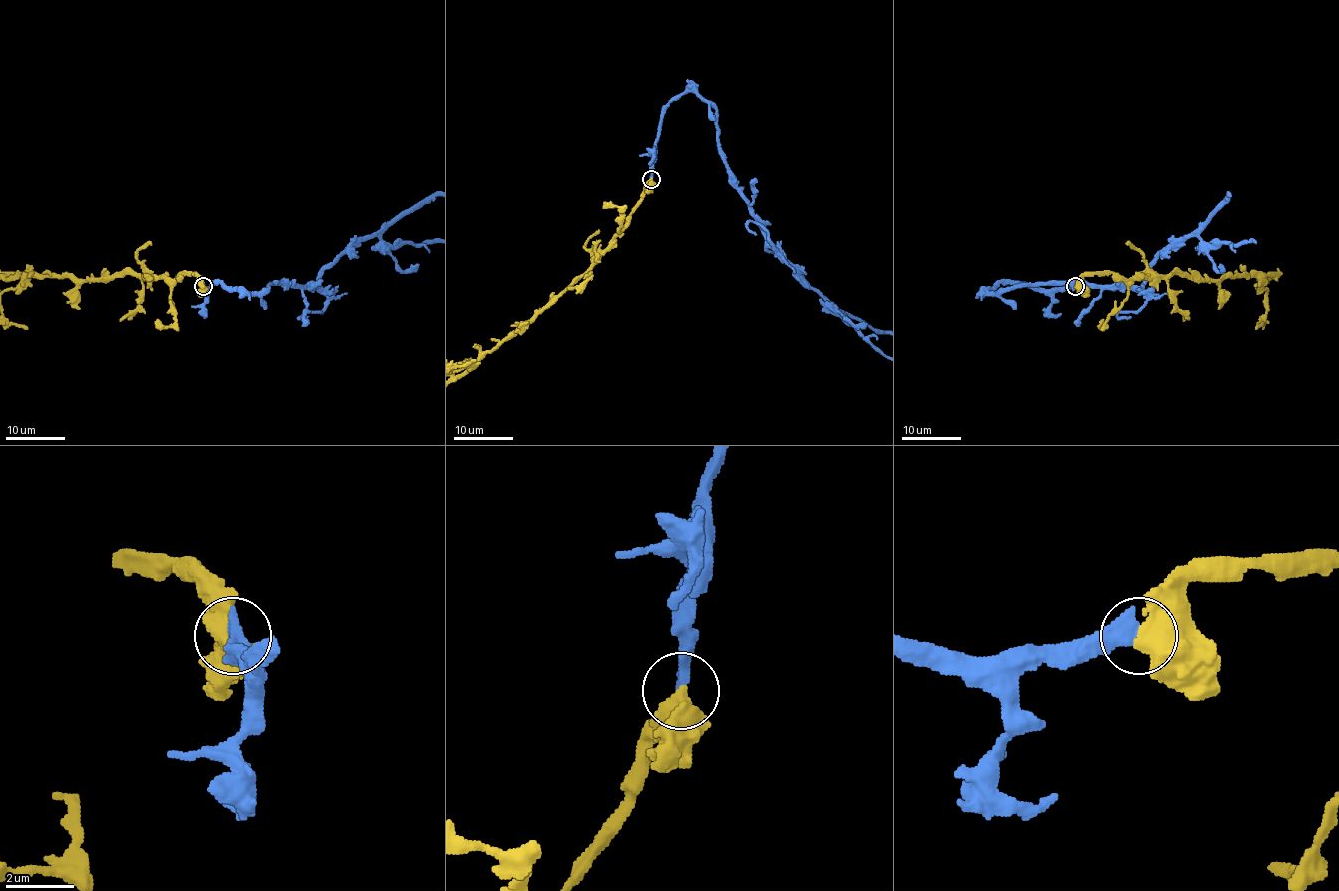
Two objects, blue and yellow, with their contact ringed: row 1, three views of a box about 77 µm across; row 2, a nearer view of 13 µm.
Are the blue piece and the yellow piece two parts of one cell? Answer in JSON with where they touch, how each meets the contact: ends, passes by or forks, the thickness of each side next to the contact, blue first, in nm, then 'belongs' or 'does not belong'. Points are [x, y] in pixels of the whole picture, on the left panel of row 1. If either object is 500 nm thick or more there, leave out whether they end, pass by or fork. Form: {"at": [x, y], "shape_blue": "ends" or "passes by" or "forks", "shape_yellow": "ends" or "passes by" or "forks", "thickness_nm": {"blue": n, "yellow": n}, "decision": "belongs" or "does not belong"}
{"at": [203, 286], "thickness_nm": {"blue": 460, "yellow": 650}, "decision": "belongs"}

